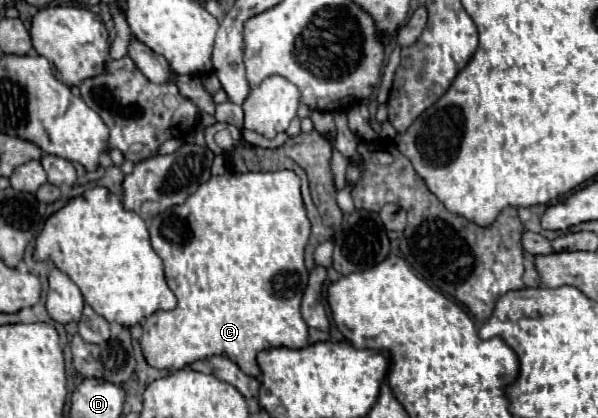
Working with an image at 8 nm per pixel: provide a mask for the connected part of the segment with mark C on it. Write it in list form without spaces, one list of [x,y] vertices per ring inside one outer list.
[[[276,170],[276,172],[246,172],[246,174],[224,174],[224,176],[212,176],[206,184],[202,184],[192,196],[188,196],[188,200],[180,206],[168,208],[166,212],[160,212],[158,216],[152,218],[150,222],[150,240],[152,240],[152,248],[154,252],[162,258],[164,262],[164,274],[166,274],[166,282],[172,288],[174,296],[178,298],[178,306],[170,312],[154,312],[152,316],[148,316],[144,320],[144,334],[140,338],[140,346],[144,352],[146,362],[152,368],[160,368],[160,370],[170,370],[170,368],[184,368],[188,364],[192,364],[194,360],[204,360],[208,356],[214,354],[224,354],[230,360],[234,360],[240,370],[248,376],[258,378],[260,370],[256,364],[256,354],[264,348],[304,348],[308,344],[308,326],[302,320],[300,314],[300,300],[308,282],[308,270],[304,266],[304,246],[308,242],[310,236],[310,222],[306,218],[306,209],[302,196],[300,196],[300,178],[292,172],[292,170]]]

